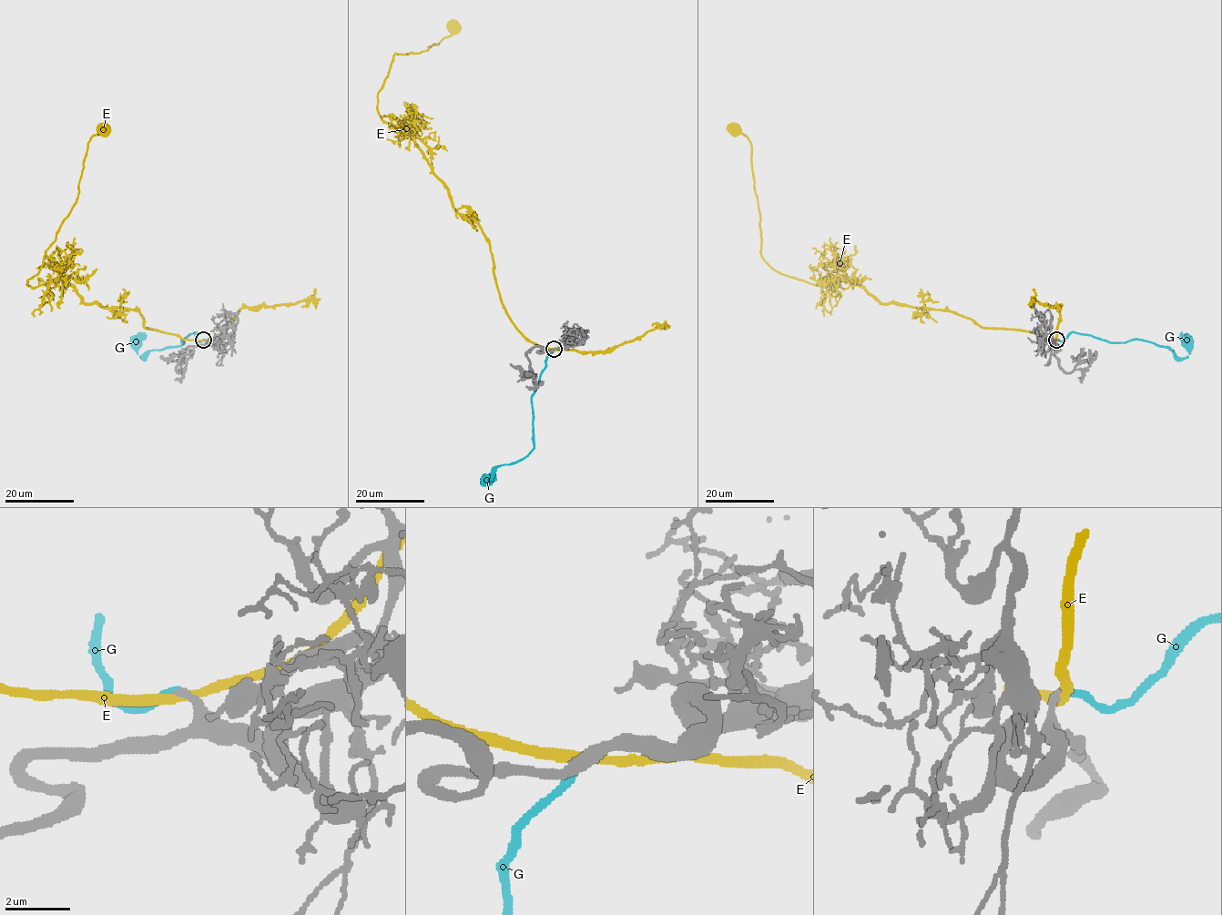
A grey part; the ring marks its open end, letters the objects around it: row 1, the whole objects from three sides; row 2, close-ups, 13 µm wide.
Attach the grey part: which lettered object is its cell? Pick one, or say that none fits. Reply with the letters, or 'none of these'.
G

